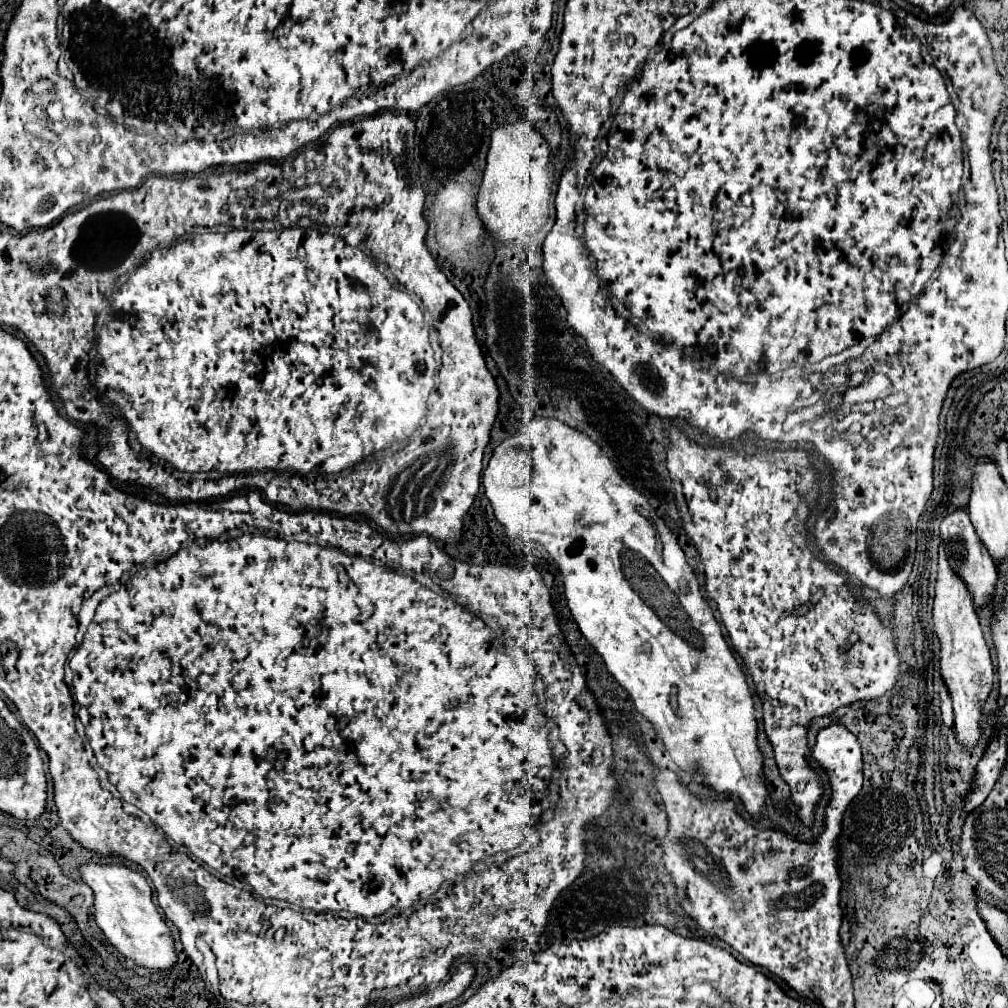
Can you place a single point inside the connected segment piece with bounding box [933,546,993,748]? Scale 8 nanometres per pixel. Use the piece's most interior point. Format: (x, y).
(966, 667)

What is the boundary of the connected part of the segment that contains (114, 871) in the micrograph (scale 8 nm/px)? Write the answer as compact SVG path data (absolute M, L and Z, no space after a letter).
M87 862L77 866L81 880L93 890L95 904L93 916L107 940L127 958L133 958L137 966L165 970L177 960L171 940L171 930L163 922L157 906L153 904L153 892L149 882L133 868L117 864Z

